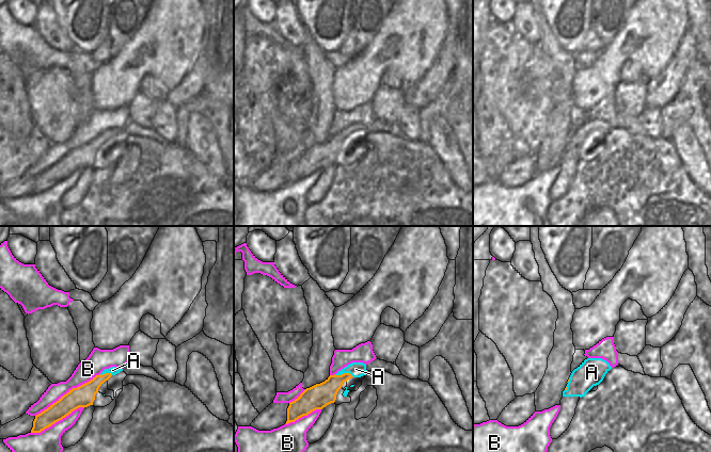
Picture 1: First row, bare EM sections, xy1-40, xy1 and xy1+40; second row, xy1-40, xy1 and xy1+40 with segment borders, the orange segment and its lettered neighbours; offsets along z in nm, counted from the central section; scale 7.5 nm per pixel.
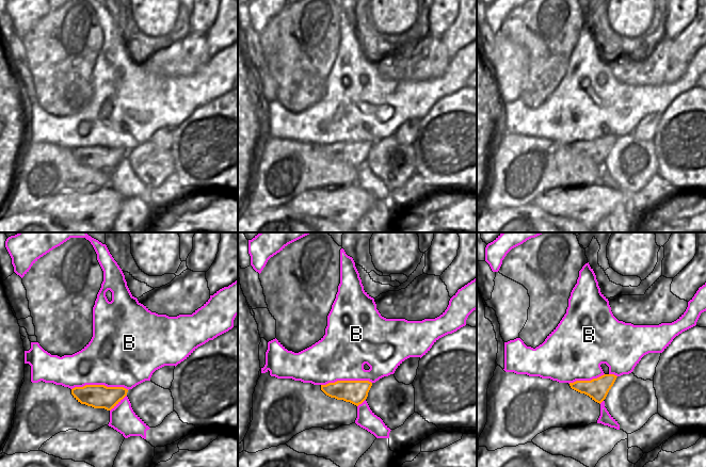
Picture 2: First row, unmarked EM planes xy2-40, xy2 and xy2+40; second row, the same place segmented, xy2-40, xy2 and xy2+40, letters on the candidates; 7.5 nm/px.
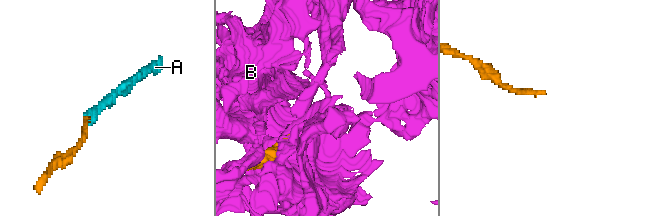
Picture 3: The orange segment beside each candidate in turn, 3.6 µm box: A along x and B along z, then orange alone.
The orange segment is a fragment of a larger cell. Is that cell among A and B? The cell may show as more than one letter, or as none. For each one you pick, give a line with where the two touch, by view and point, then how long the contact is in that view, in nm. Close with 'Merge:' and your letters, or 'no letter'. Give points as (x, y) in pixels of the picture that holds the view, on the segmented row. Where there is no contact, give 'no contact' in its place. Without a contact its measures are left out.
A: xy1 (344, 373) | 150 nm
Merge: A

